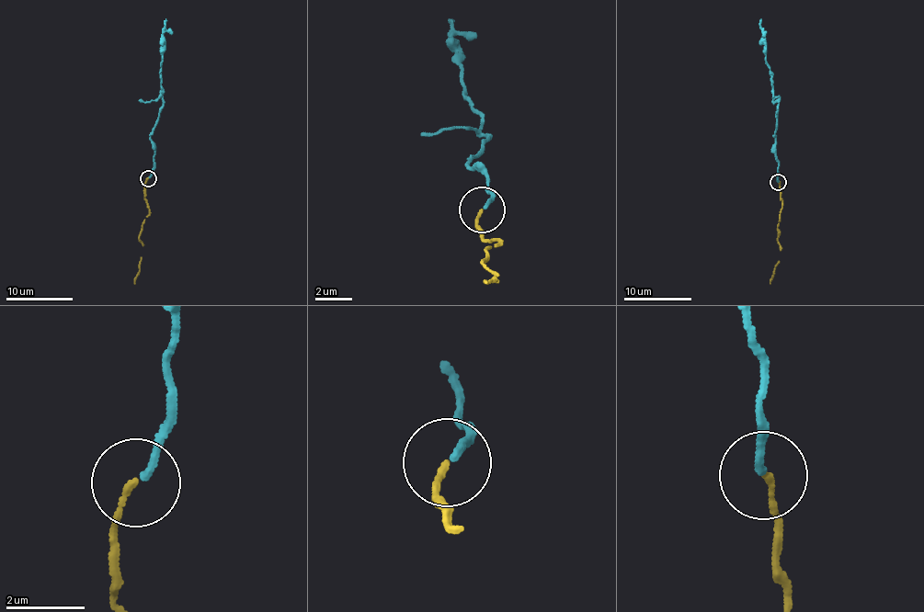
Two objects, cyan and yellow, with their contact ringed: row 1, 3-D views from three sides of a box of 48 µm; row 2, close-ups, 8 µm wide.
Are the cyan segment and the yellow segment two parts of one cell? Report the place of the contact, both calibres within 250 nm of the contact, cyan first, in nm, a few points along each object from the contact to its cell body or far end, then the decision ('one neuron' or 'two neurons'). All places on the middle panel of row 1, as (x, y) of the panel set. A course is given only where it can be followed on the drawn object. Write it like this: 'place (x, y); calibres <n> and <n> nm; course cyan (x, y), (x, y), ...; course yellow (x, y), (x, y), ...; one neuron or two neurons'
place (482, 209); calibres 180 and 140 nm; course cyan (484, 207), (488, 187), (483, 168), (465, 161), (482, 148), (485, 133), (464, 91), (449, 44), (450, 20); course yellow (481, 209), (475, 224), (480, 233), (500, 243), (486, 246), (483, 262), (496, 276), (497, 283), (484, 284); one neuron

